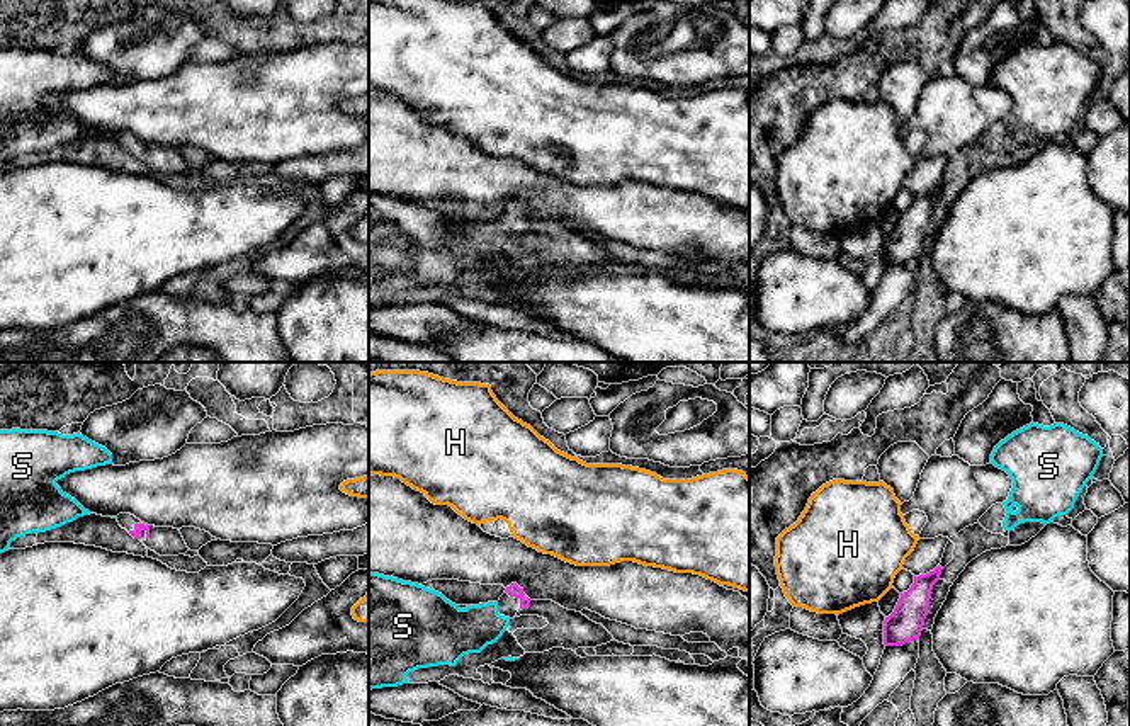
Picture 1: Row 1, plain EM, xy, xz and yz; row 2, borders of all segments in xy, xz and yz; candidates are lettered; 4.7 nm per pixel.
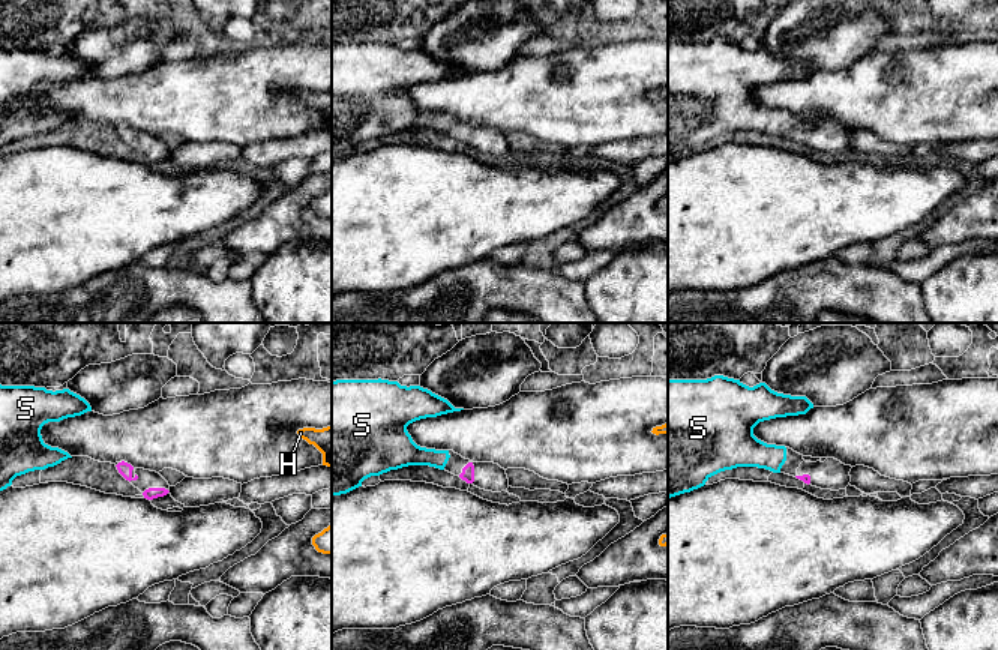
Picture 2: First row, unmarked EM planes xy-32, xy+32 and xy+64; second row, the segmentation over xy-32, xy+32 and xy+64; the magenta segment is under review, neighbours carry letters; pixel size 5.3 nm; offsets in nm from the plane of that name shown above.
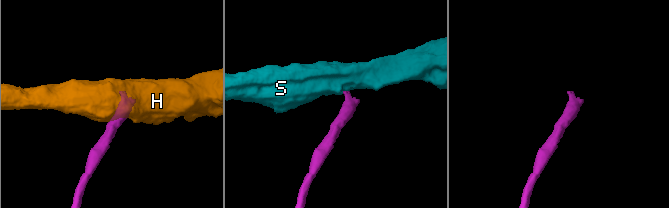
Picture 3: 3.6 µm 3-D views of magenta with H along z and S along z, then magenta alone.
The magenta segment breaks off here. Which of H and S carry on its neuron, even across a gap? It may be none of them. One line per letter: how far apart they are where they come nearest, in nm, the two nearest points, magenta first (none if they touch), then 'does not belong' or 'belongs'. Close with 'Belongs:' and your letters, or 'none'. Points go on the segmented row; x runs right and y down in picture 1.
H: 60 nm | yz (901, 594), (891, 587) | does not belong
S: 70 nm | xz (507, 592), (497, 602) | belongs
Belongs: S

